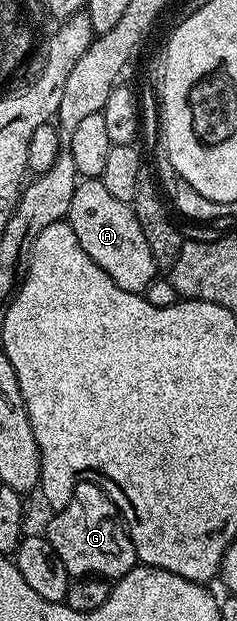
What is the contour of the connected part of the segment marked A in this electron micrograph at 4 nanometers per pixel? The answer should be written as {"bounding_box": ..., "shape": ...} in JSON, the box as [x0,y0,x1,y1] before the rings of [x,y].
{"bounding_box":[66,179,158,295],"shape":[[[84,179],[77,184],[74,199],[70,199],[66,224],[76,236],[76,241],[82,243],[84,256],[91,259],[117,289],[140,295],[150,282],[156,280],[158,270],[154,255],[150,251],[150,243],[146,243],[146,235],[142,235],[136,212],[129,202],[114,199],[100,180]]]}

